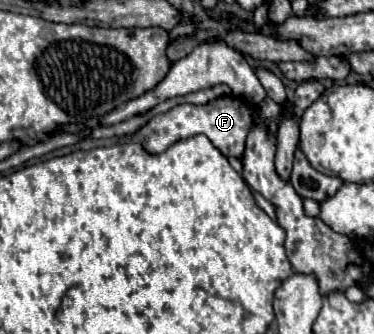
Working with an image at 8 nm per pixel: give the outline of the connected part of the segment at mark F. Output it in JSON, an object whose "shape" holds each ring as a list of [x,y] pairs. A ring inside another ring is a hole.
{"shape":[[[223,96],[223,98],[211,100],[211,102],[201,104],[201,106],[195,106],[195,104],[177,104],[169,112],[153,116],[147,124],[143,124],[133,134],[133,138],[141,140],[143,148],[149,154],[161,154],[171,144],[175,144],[179,140],[191,138],[195,134],[205,134],[211,140],[211,144],[215,148],[219,148],[227,158],[241,160],[243,152],[245,152],[245,138],[247,138],[249,130],[255,125],[254,110],[251,108],[247,102],[237,100],[233,96]]]}

